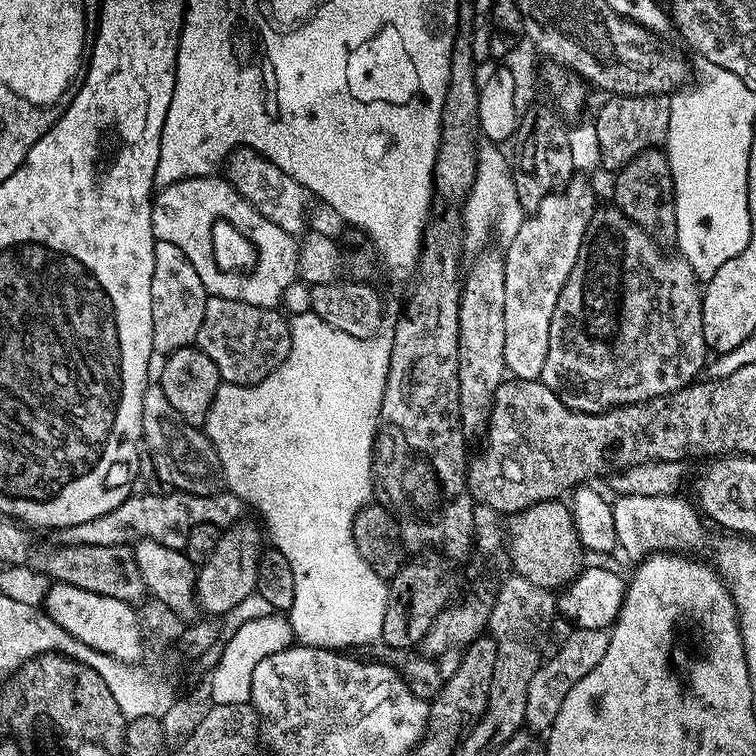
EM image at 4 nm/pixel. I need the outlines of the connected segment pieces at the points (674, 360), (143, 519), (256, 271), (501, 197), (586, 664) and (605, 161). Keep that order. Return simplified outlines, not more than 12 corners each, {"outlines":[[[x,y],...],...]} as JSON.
{"outlines":[[[593,212],[540,375],[575,412],[705,371],[702,284]],[[232,490],[208,496],[133,494],[90,522],[63,529],[65,544],[153,540],[181,549],[199,524],[241,523]],[[215,175],[152,202],[209,296],[276,308],[297,241]],[[478,152],[476,181],[462,205],[462,236],[480,244],[488,228],[501,241],[526,213],[509,157]],[[573,627],[526,689],[525,725],[544,734],[566,694],[602,662],[605,629]],[[614,96],[594,118],[600,163],[668,138],[668,96]]]}

